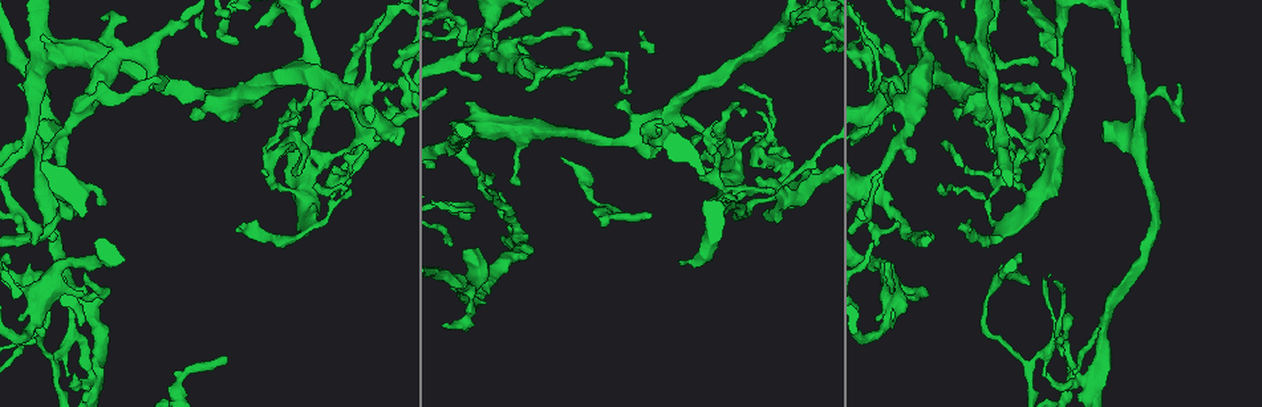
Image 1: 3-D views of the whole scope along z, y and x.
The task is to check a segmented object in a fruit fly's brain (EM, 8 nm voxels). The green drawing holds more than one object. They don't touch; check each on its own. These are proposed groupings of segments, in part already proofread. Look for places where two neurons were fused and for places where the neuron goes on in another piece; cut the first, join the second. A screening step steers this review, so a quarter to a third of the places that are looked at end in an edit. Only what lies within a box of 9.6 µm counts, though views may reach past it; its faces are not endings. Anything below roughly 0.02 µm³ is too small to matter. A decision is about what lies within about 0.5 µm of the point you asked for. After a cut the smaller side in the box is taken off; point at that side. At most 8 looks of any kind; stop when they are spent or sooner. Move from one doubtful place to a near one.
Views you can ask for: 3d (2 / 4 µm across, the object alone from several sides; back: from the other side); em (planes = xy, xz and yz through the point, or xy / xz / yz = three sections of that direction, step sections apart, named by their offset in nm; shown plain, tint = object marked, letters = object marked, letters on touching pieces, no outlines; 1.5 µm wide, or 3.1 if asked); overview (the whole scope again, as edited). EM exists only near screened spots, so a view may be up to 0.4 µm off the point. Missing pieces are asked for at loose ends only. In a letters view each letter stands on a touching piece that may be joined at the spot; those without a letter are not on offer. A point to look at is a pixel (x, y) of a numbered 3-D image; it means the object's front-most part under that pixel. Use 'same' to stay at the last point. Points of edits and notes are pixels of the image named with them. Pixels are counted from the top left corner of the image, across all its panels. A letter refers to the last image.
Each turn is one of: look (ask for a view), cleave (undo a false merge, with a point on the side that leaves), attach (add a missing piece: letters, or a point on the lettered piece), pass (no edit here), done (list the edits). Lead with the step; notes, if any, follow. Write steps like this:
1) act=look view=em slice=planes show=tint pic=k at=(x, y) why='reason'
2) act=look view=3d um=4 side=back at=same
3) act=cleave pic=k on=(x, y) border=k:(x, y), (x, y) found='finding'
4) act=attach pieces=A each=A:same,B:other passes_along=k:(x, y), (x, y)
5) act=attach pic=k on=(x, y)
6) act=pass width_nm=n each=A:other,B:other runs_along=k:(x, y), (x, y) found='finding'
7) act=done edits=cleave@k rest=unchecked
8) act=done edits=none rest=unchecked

act=look view=em slice=planes show=letters pic=1 at=(48, 231) why='a fork'

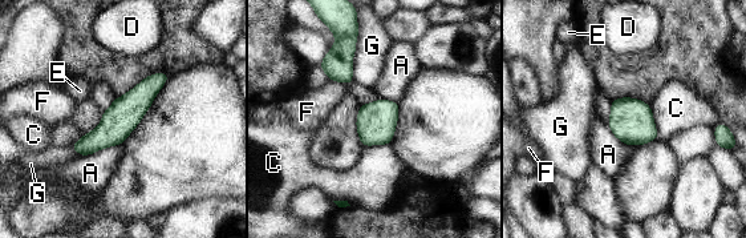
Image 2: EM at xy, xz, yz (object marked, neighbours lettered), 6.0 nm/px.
act=pass each=A:other,C:other,D:other,E:other,F:other,G:other runs_along=2:(163, 76), (101, 137), (76, 146) found='continuous, no second neuron'

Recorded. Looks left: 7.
act=look view=3d um=4 pic=1 at=(227, 362) why='branch stops here'

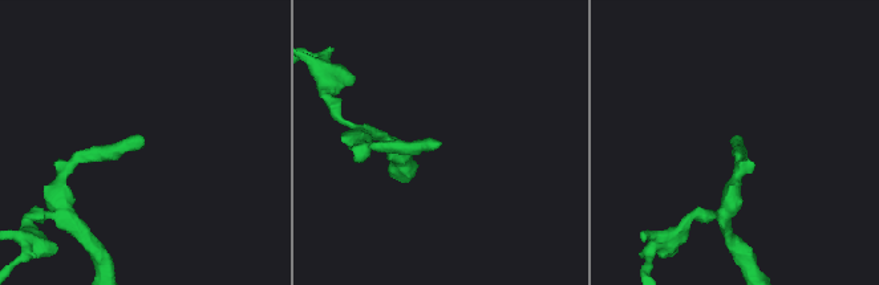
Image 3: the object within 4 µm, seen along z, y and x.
act=look view=em slice=xy step=8 show=letters pic=3 at=(140, 147) why='now the EM'

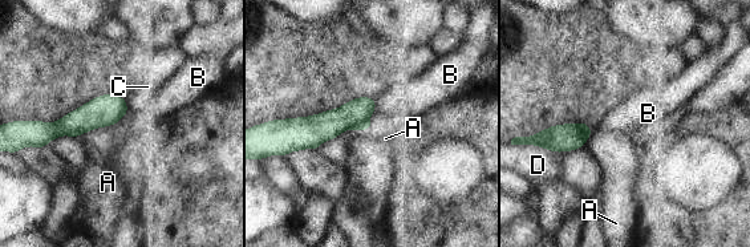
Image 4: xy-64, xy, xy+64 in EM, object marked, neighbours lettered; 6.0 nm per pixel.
act=pass width_nm=170 each=A:other,B:other,C:other,D:other border=4:(126, 113), (112, 125), (74, 137) found='none of them fits'

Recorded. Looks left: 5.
act=look view=em slice=planes show=letters pic=1 at=(1064, 336) why='calibre changes'

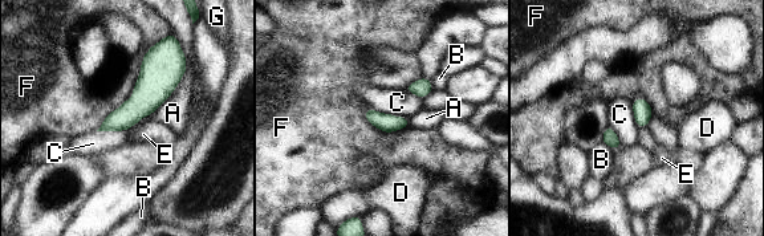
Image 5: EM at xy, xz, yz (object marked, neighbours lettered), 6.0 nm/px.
act=pass longest_contact=F:750nm each=A:other,B:other,C:other,D:other,E:other,F:other,G:other border=5:(151, 113), (127, 129), (97, 131) found='all the same neuron'

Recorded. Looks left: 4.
act=done edits=none rest=unchecked

